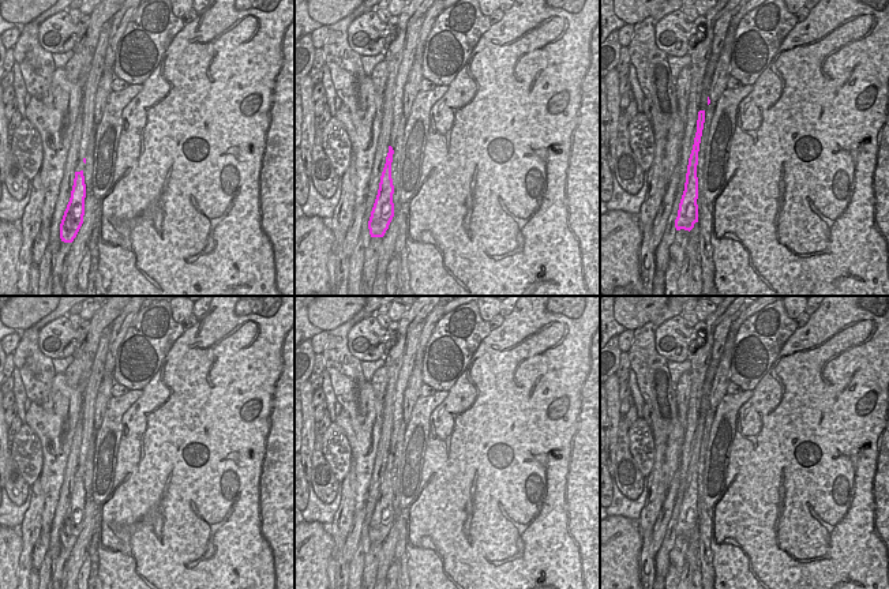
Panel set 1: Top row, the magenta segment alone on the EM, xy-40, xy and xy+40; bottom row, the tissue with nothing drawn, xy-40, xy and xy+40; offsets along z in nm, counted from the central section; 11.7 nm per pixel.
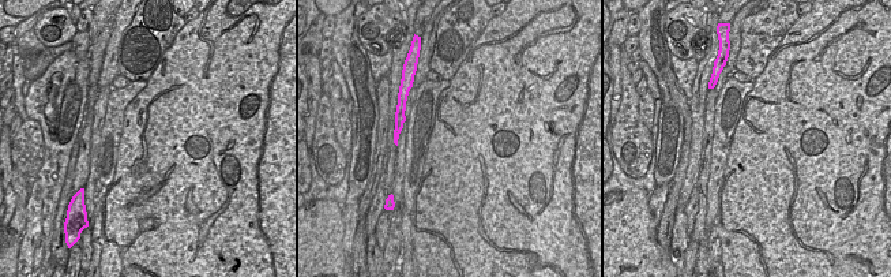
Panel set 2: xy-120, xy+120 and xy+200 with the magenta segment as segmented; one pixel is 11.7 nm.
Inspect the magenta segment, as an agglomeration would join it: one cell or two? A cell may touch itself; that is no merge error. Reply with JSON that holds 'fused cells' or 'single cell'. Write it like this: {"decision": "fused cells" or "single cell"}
{"decision": "fused cells"}

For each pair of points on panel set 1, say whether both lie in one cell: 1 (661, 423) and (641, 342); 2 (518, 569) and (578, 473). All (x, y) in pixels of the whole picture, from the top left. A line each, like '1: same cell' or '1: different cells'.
1: same cell
2: same cell

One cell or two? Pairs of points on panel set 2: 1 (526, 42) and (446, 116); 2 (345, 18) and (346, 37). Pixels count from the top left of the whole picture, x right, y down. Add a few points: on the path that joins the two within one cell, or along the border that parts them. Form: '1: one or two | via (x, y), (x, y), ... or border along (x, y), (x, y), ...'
1: one | via (506, 63), (466, 103)
2: one | via (345, 22), (345, 33)

